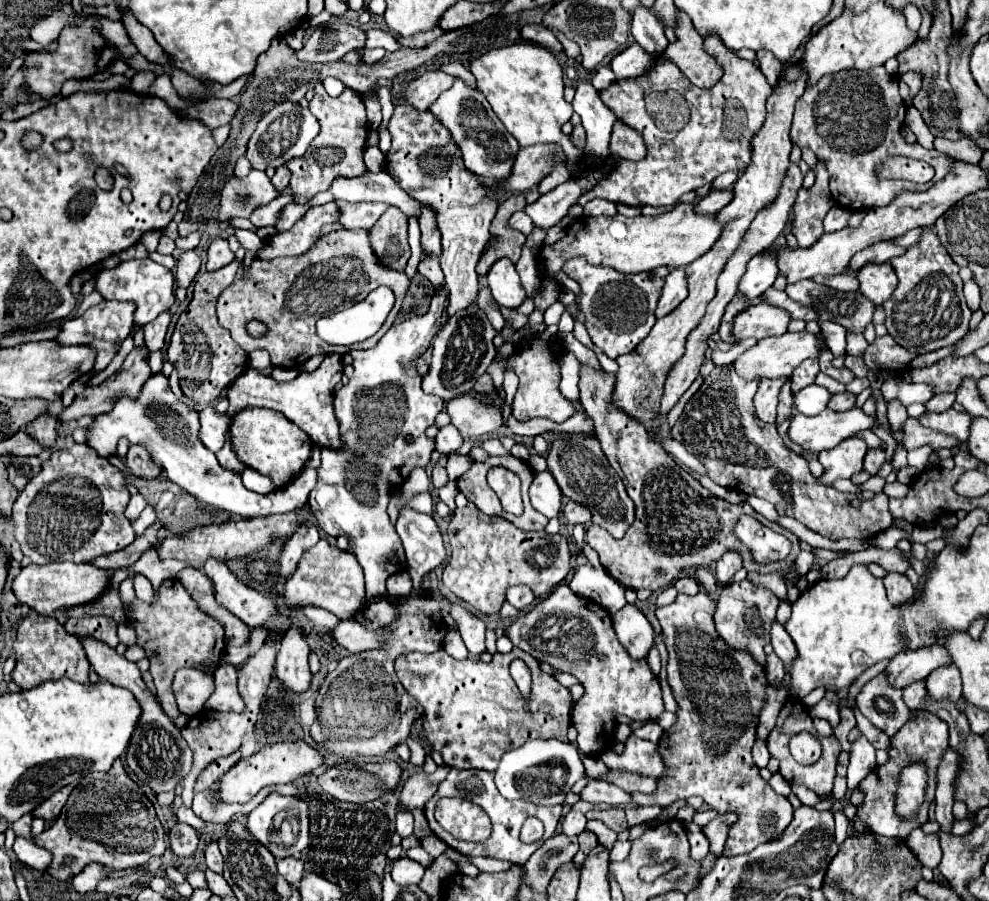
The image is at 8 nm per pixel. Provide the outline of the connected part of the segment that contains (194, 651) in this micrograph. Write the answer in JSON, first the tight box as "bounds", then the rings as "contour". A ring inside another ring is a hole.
{"bounds":[126,580,226,720],"contour":[[[164,580],[160,590],[158,604],[146,604],[142,600],[134,600],[126,606],[128,624],[136,630],[136,644],[146,650],[146,658],[150,660],[150,674],[156,684],[158,700],[164,712],[174,720],[180,716],[176,710],[174,694],[172,694],[172,678],[178,668],[200,668],[204,674],[214,674],[214,664],[222,656],[226,642],[224,642],[224,628],[214,618],[204,614],[196,602],[188,596],[184,586],[178,580]],[[204,660],[212,660],[212,666],[206,666]]]}

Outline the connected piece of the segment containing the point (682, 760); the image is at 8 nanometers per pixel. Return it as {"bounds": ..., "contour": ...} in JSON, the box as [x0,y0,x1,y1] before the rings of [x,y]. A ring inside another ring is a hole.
{"bounds":[631,592,792,856],"contour":[[[700,592],[696,596],[678,594],[676,600],[668,606],[656,608],[656,618],[662,626],[662,634],[666,636],[666,648],[668,648],[668,684],[674,692],[674,698],[678,702],[678,722],[666,730],[660,738],[658,750],[664,762],[668,764],[666,780],[660,780],[656,794],[645,794],[634,792],[631,794],[632,801],[638,806],[648,804],[660,804],[668,806],[680,798],[688,796],[702,796],[704,802],[714,808],[720,814],[734,812],[738,816],[738,822],[730,826],[724,856],[738,856],[748,854],[752,848],[780,838],[788,824],[792,822],[792,804],[786,796],[776,794],[766,780],[760,778],[758,766],[754,764],[750,756],[750,748],[756,740],[756,720],[758,712],[762,708],[764,696],[766,696],[766,676],[764,670],[750,658],[748,652],[730,650],[716,634],[714,630],[714,600]]]}

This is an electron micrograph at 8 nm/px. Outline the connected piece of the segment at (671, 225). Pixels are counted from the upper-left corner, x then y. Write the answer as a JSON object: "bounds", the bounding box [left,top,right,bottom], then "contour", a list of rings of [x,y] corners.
{"bounds":[540,204,722,278],"contour":[[[676,204],[672,212],[666,212],[658,218],[648,216],[596,216],[596,218],[578,218],[566,228],[566,236],[556,244],[544,244],[540,250],[540,268],[544,268],[544,278],[554,278],[562,272],[564,264],[570,258],[586,258],[592,266],[610,266],[620,274],[638,274],[648,272],[658,266],[680,268],[688,266],[702,254],[712,248],[712,242],[720,236],[722,226],[714,216],[694,214],[694,204]]]}

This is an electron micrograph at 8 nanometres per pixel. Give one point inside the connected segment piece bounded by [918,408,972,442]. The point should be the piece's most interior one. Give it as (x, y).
(950, 422)

